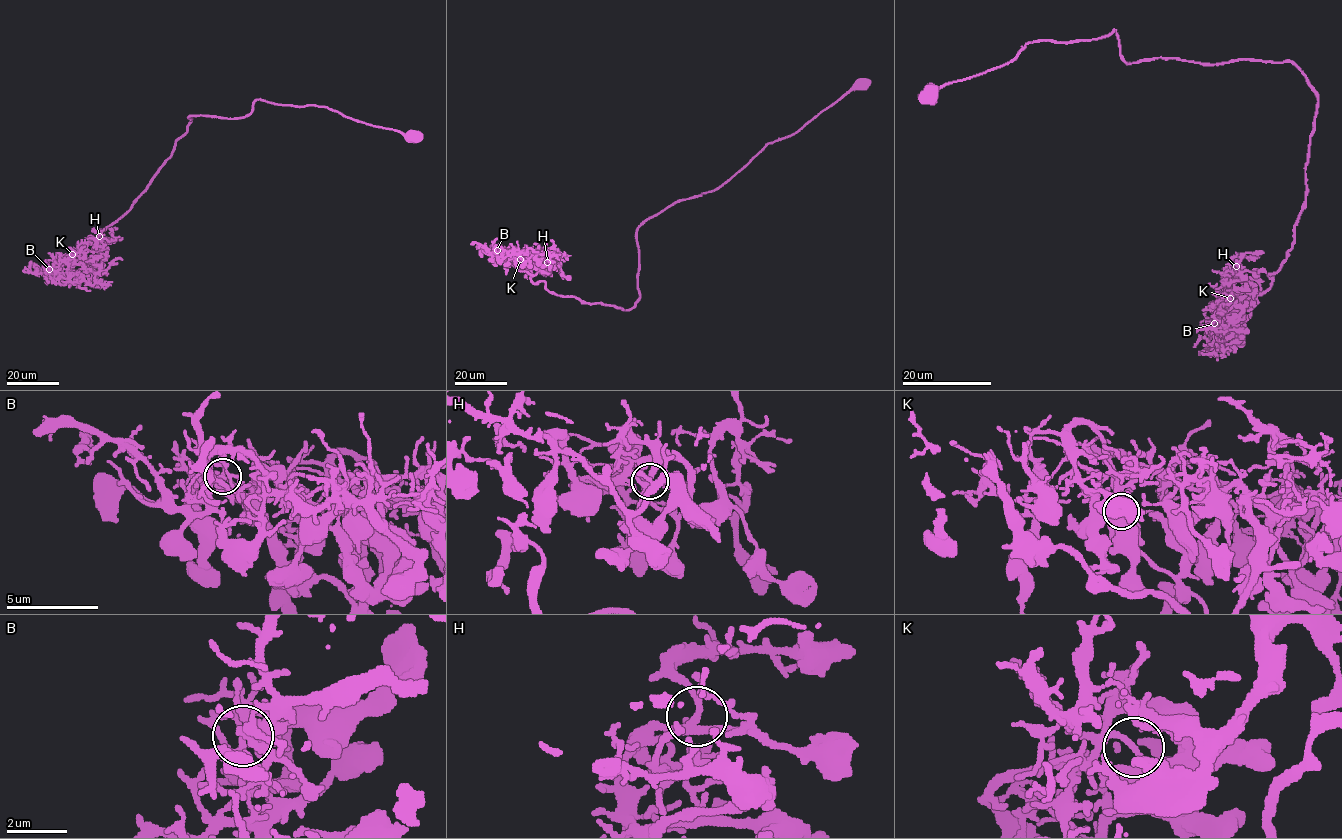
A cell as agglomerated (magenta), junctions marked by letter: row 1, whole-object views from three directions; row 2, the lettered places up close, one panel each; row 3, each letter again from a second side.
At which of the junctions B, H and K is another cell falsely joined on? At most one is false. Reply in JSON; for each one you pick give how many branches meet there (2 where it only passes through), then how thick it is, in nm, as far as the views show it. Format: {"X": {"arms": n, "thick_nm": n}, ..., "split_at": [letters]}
{"K": {"arms": 3, "thick_nm": 170}, "split_at": ["K"]}

